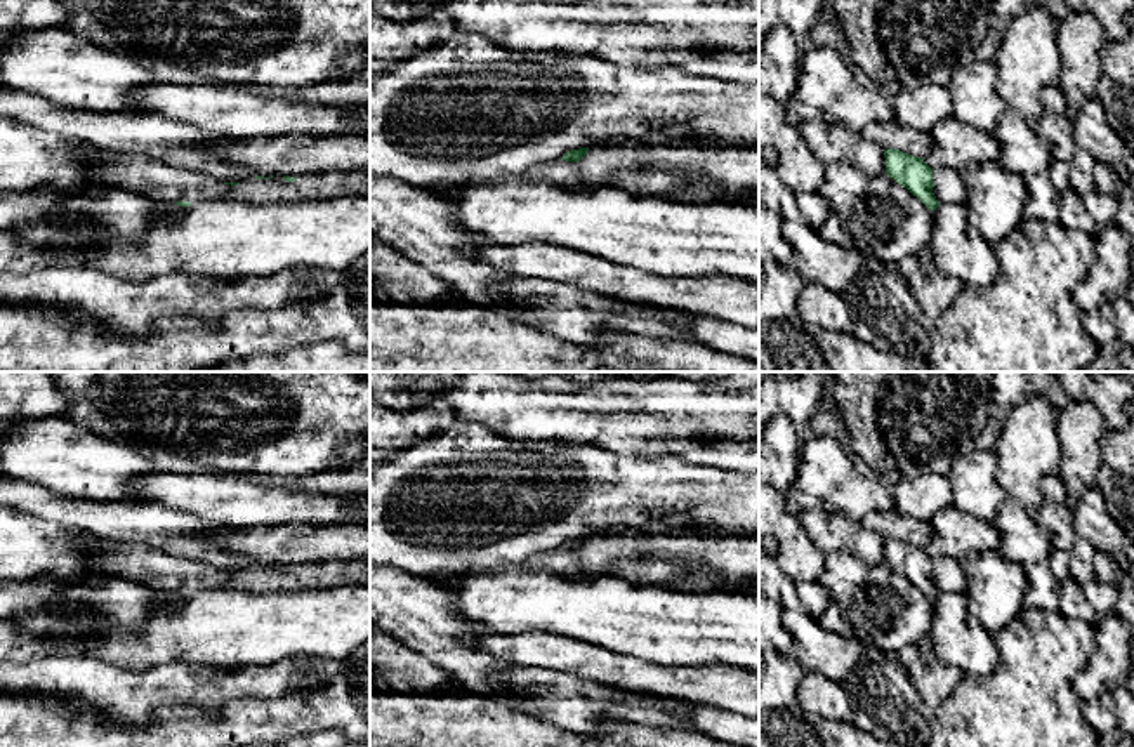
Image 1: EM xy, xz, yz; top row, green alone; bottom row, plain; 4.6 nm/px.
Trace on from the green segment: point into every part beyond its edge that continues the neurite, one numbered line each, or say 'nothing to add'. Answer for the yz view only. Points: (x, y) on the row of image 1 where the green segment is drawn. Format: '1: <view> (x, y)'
1: yz (949, 188)

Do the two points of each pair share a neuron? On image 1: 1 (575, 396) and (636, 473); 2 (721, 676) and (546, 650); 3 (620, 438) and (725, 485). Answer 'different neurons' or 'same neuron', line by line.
1: different neurons
2: same neuron
3: different neurons

